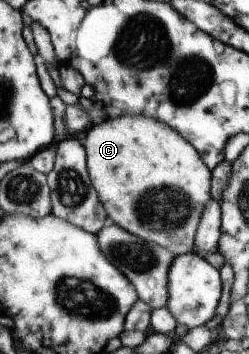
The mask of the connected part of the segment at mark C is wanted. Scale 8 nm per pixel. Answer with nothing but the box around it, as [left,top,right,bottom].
[84,115,212,255]

